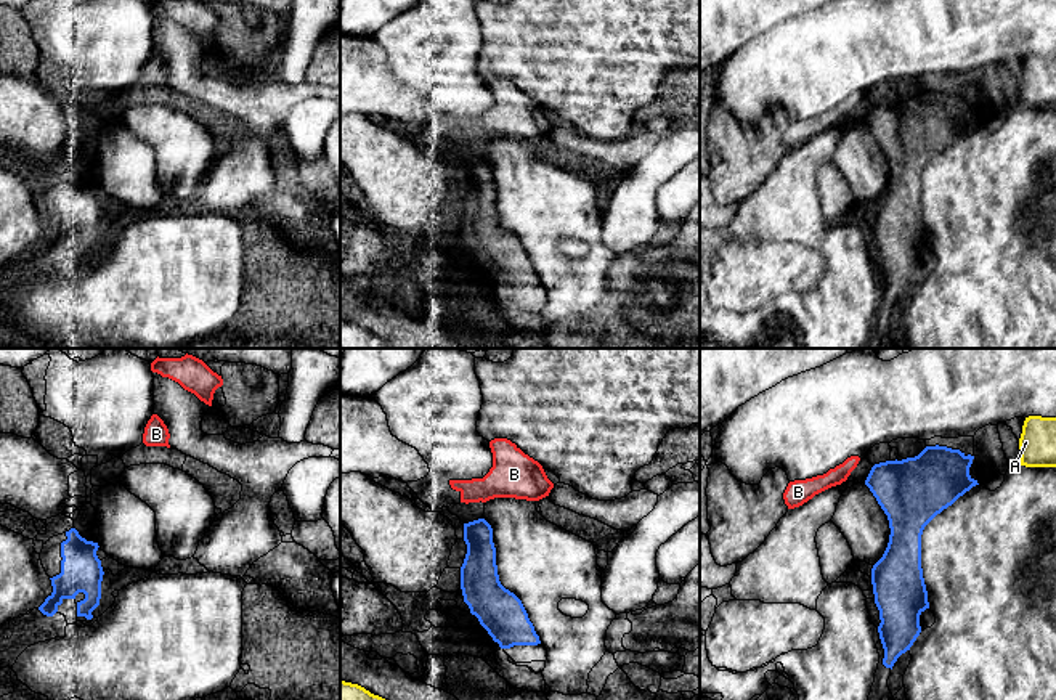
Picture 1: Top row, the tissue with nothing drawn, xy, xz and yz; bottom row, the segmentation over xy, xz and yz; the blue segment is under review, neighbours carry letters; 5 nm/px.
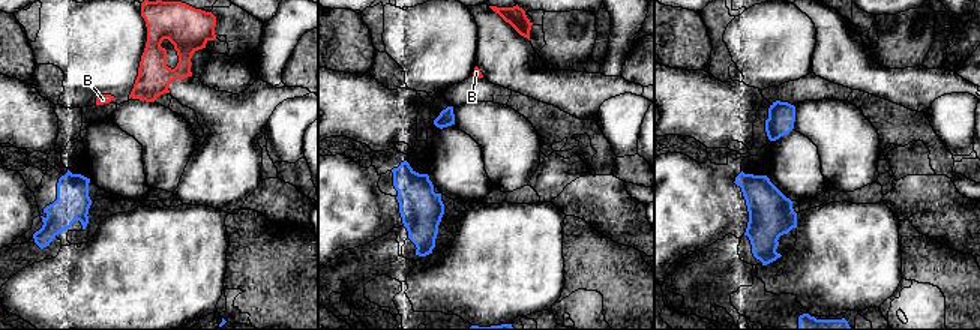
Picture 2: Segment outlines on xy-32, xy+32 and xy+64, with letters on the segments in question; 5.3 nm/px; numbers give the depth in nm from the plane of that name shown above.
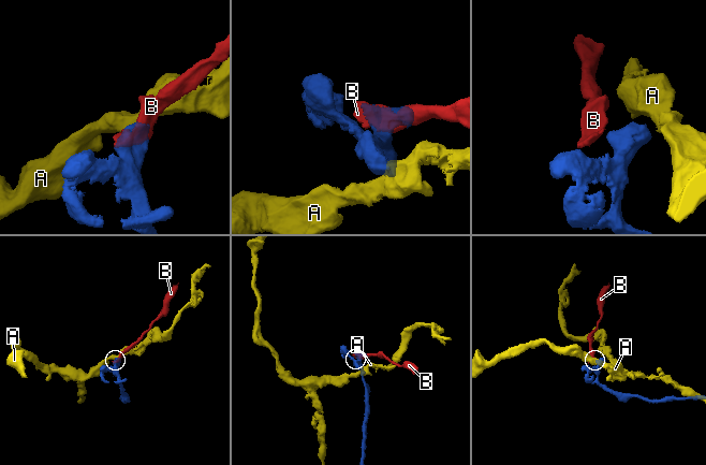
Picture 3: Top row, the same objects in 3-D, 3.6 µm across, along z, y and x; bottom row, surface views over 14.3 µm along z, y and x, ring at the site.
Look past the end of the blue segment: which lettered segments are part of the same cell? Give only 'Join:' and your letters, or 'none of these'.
Join: none of these

